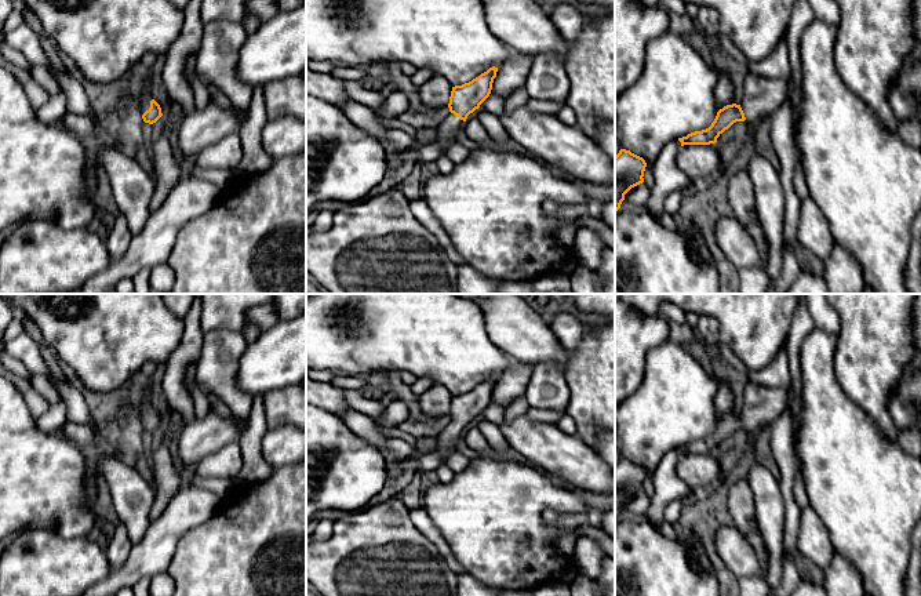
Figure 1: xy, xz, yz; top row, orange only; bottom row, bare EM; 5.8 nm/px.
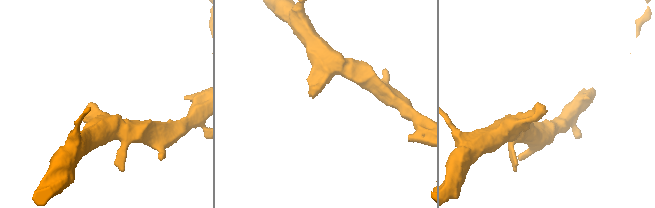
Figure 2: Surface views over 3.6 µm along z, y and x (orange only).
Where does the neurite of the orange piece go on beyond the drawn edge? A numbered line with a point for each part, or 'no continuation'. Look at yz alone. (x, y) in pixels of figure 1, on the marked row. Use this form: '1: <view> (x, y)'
1: yz (761, 97)

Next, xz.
1: xz (447, 131)

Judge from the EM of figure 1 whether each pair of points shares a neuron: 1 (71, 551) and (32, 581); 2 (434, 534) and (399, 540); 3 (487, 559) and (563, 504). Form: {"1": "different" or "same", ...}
{"1": "same", "2": "different", "3": "same"}

